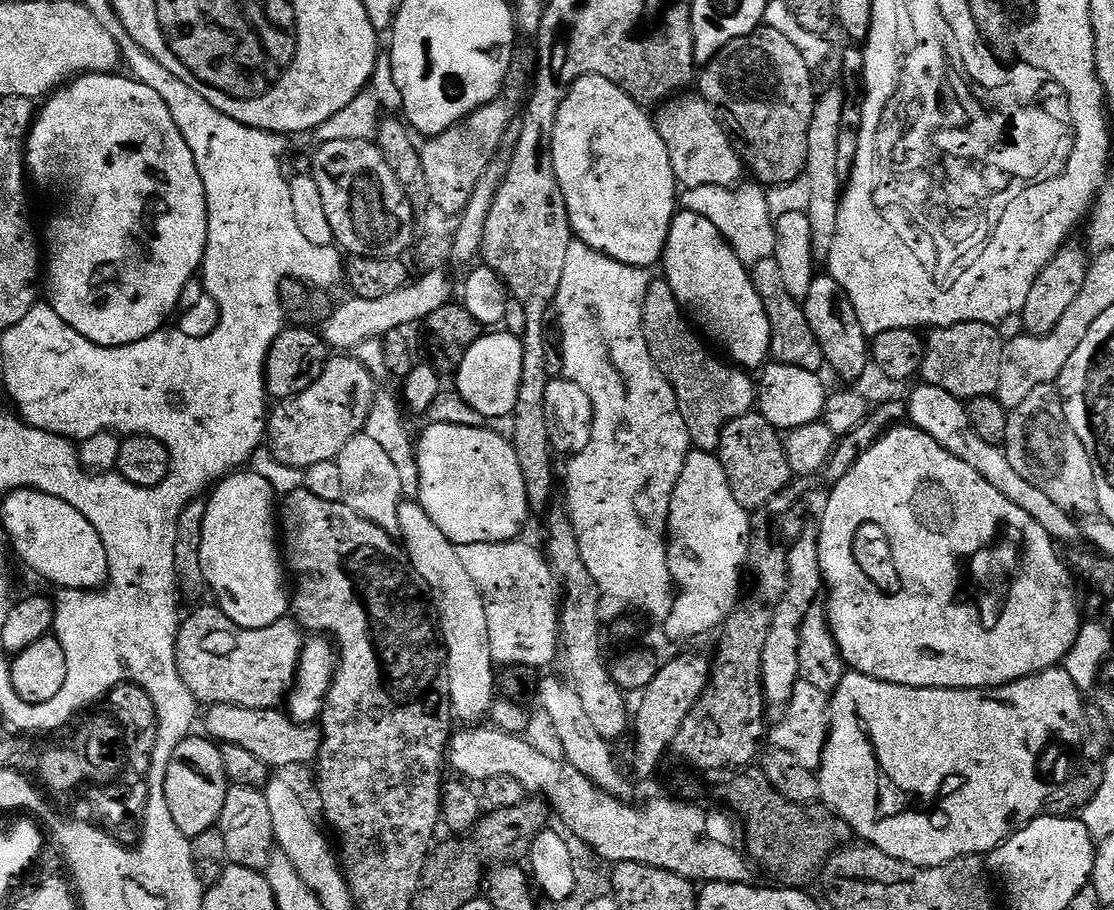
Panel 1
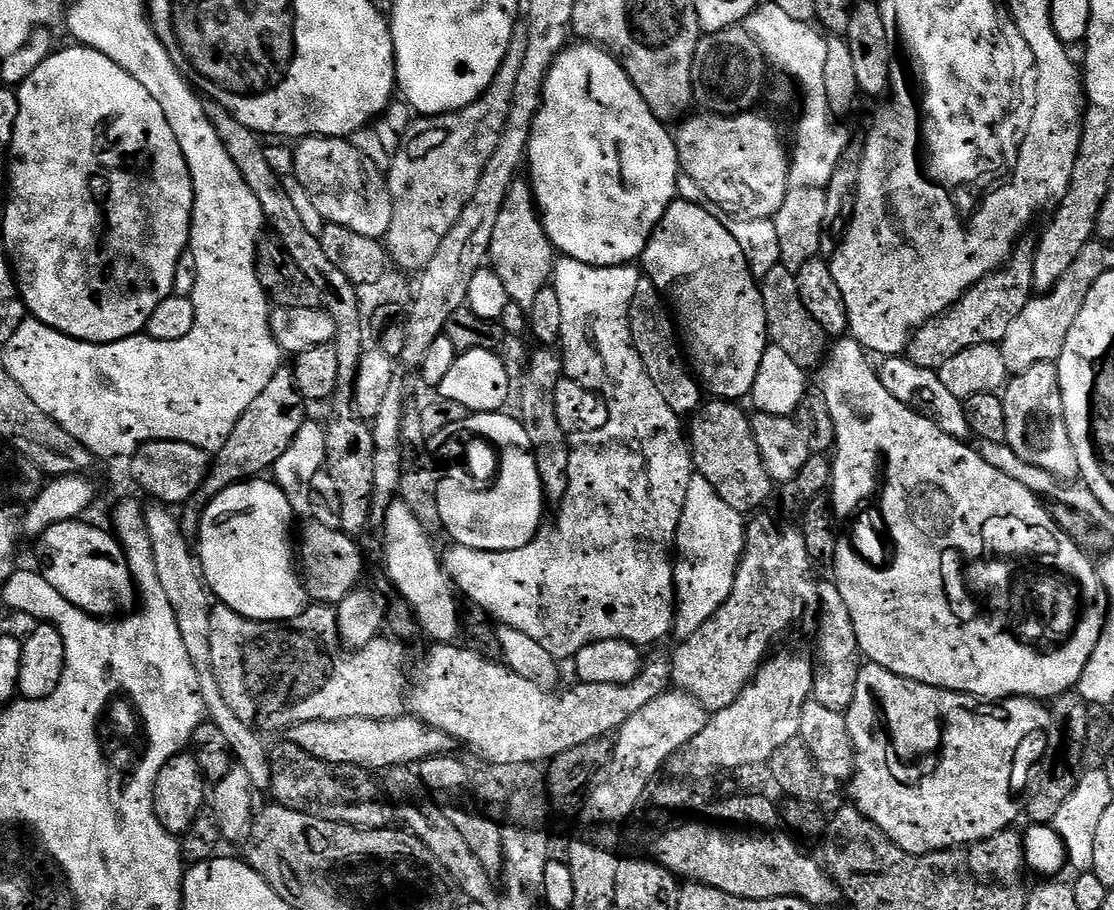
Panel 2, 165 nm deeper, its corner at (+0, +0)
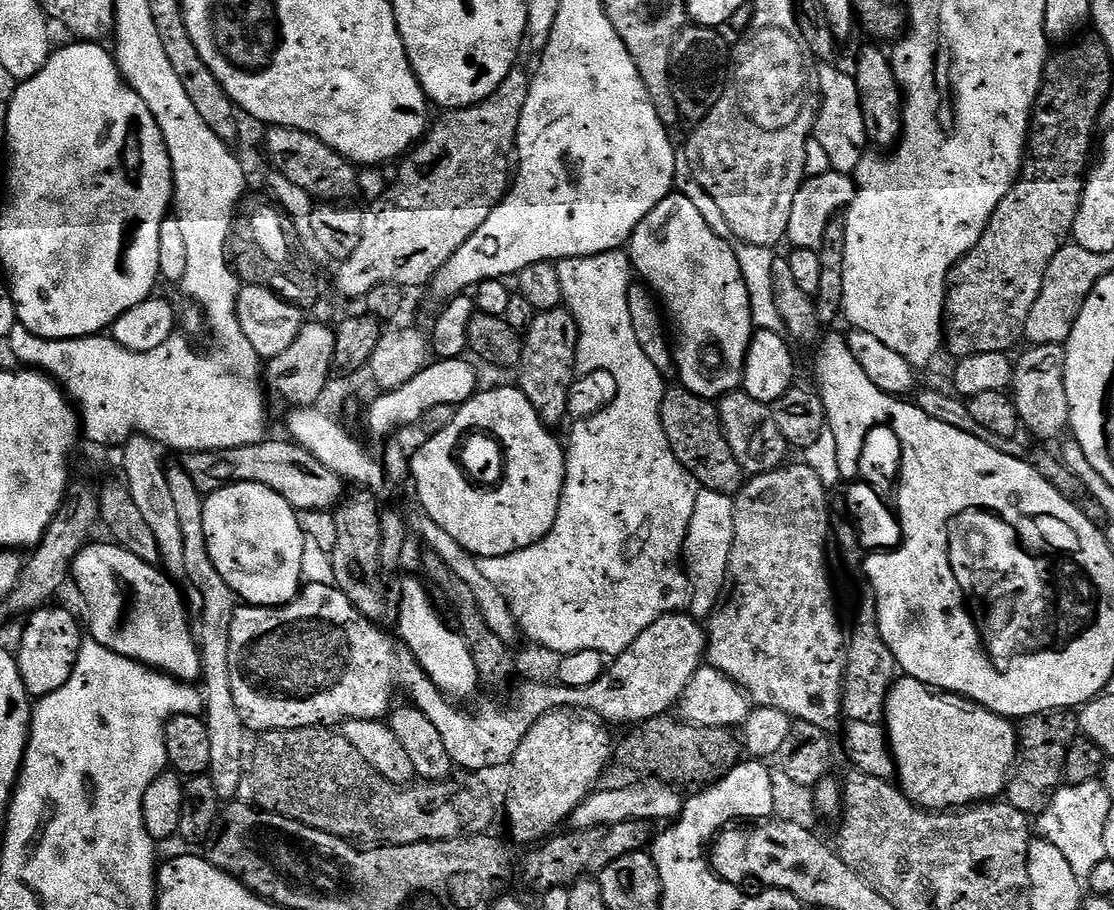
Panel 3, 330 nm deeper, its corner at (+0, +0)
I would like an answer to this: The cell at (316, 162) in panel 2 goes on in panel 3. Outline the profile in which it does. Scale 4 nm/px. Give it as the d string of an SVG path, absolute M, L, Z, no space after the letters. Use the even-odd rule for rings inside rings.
M274 128L267 129L268 137L265 138L264 144L268 147L268 156L272 159L272 164L277 173L286 178L290 178L290 182L294 182L294 186L302 186L302 190L306 190L311 196L320 202L344 202L347 196L356 196L358 192L358 172L353 164L340 156L330 146L326 146L318 137L306 134L302 130L294 130L293 128Z

